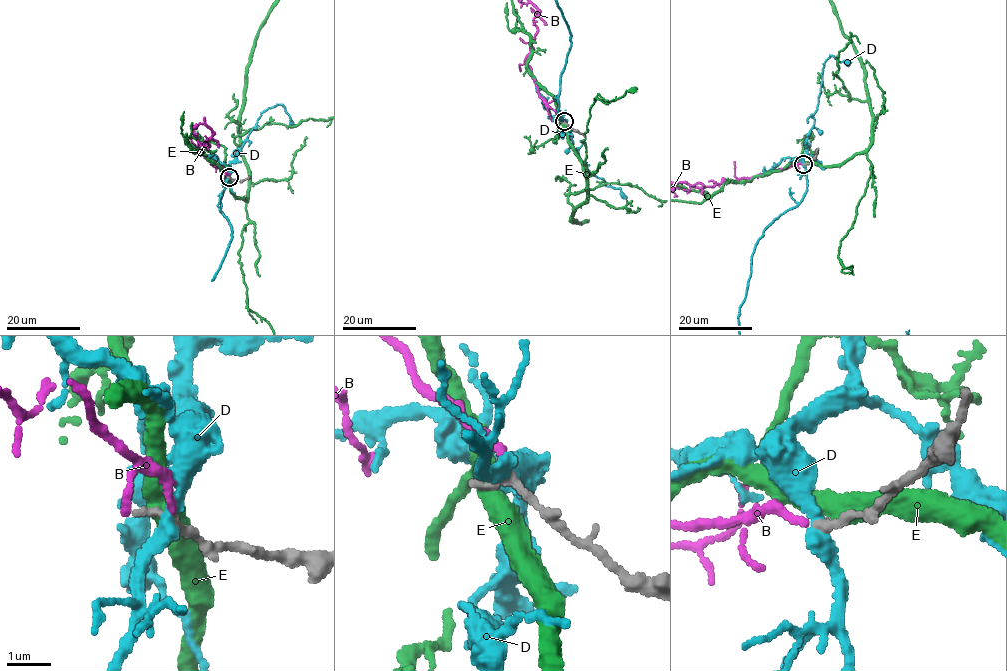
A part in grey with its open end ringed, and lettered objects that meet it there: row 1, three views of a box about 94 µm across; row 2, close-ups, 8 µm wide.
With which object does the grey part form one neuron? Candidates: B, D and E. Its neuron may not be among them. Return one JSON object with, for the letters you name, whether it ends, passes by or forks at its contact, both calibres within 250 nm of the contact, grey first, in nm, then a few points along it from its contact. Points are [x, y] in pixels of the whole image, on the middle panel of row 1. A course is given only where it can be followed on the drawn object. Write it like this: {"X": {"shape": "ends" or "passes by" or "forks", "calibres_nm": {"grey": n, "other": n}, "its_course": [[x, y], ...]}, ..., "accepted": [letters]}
{"B": {"shape": "ends", "calibres_nm": {"grey": 240, "other": 170}}, "accepted": ["B"]}

